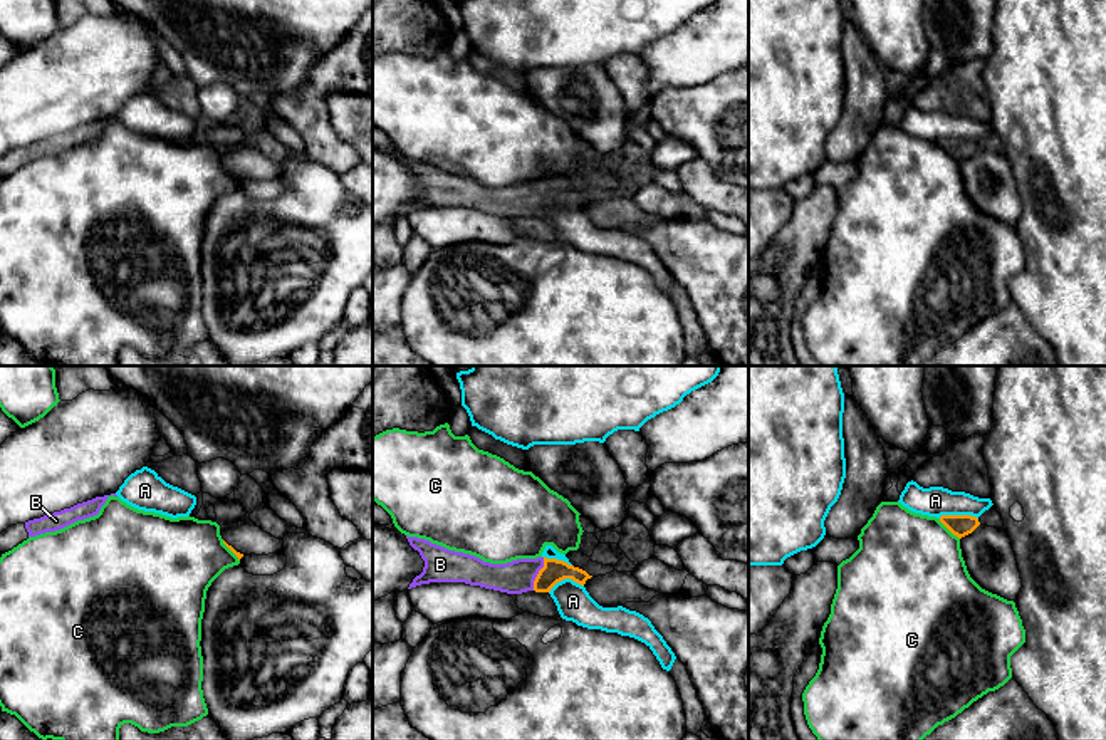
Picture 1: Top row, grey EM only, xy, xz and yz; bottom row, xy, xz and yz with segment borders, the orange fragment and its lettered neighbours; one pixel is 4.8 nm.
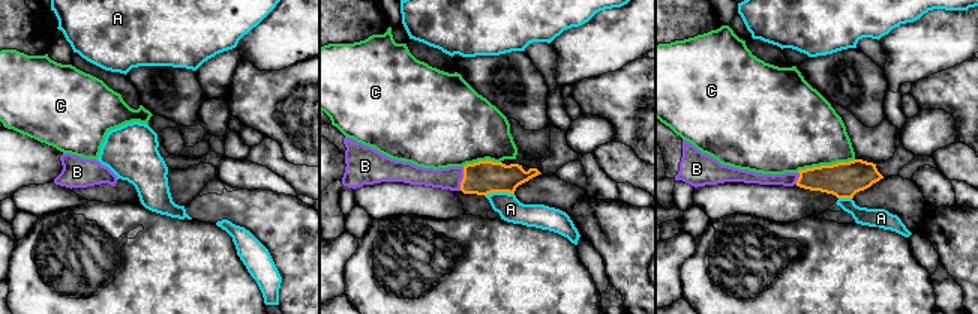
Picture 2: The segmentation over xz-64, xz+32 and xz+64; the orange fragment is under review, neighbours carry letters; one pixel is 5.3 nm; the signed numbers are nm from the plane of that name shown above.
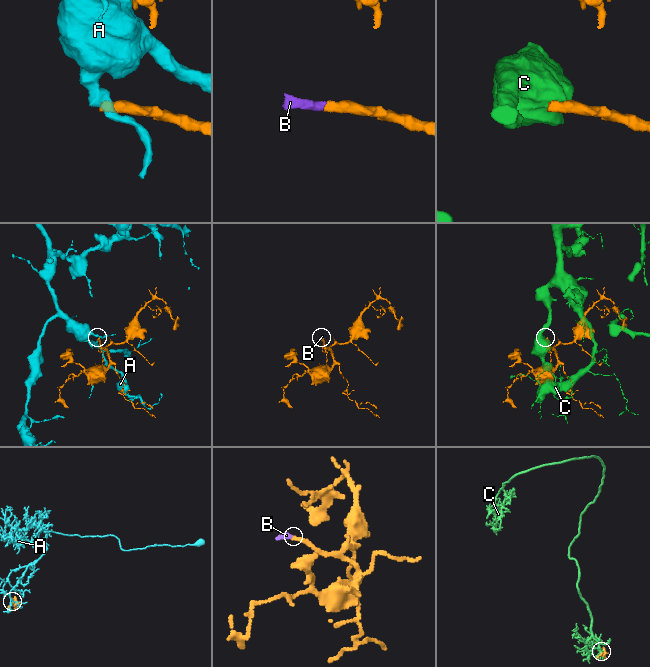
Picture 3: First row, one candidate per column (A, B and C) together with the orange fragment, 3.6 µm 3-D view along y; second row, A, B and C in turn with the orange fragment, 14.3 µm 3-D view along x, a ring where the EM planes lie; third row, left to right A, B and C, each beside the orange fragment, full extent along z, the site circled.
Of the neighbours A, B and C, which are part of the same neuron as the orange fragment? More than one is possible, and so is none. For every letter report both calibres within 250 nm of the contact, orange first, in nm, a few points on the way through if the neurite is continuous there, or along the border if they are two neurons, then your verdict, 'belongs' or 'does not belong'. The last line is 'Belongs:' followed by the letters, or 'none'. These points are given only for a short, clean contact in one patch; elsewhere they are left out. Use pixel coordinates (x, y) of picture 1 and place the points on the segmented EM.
A: 110 nm thick on the orange side, 140 nm on the other; does not belong
B: 120 nm thick on the orange side, 160 nm on the other; runs through xz (554, 571), (537, 574), (514, 578); belongs
C: 110 nm thick on the orange side, 500 nm on the other; does not belong
Belongs: B

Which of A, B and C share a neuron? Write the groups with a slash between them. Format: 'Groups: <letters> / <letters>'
Groups: A / B / C

